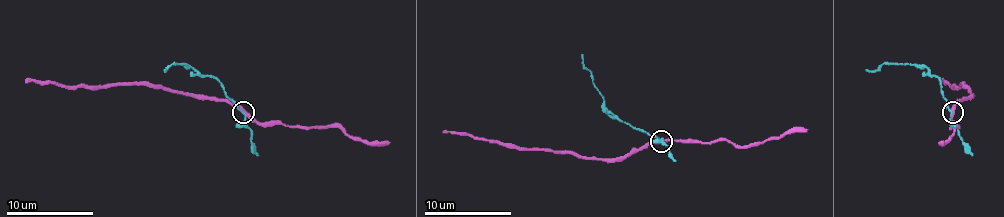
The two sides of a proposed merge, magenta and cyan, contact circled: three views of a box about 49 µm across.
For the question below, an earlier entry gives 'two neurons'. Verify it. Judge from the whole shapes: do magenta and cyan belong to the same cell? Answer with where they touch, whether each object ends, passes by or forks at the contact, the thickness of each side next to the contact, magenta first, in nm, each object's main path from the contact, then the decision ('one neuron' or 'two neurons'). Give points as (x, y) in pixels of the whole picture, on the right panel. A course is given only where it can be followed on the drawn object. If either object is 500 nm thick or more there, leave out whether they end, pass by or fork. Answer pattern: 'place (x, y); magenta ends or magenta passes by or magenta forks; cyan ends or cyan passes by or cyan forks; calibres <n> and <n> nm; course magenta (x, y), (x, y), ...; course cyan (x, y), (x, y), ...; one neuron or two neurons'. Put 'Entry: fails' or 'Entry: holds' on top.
Entry: holds
place (953, 112); magenta passes by; cyan passes by; calibres 360 and 150 nm; course magenta (952, 111), (969, 96), (969, 92), (963, 85), (941, 83); course cyan (952, 111), (941, 83), (924, 66), (883, 63), (874, 70), (865, 70); two neurons

